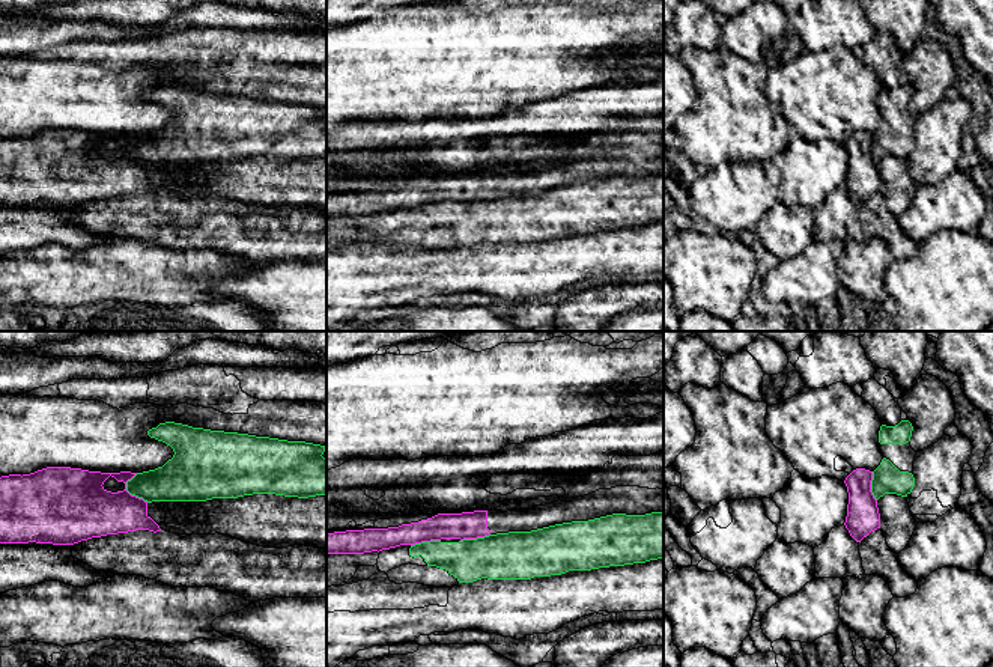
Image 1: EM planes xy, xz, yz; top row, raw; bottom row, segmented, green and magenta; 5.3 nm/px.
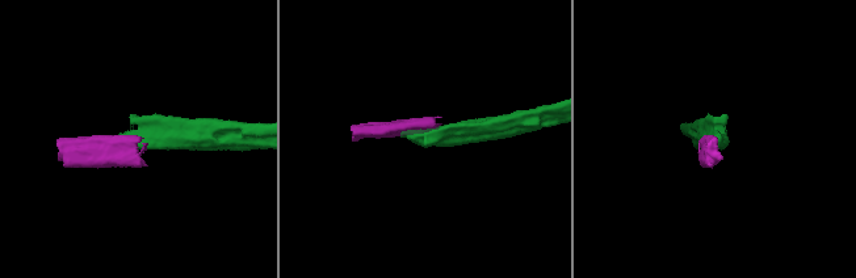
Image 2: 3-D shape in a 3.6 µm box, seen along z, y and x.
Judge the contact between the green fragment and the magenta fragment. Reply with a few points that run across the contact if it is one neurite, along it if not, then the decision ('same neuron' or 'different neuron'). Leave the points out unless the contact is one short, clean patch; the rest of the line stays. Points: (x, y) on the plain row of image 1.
xy (136, 136), (127, 145), (127, 152), (148, 164) | different neuron

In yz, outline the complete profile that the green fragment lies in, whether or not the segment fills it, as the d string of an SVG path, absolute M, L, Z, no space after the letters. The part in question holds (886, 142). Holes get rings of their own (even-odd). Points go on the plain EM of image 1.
M901 83L895 89L882 87L879 93L883 122L873 134L871 155L876 163L885 157L907 160L913 149L913 123L916 114L910 110L913 89Z

